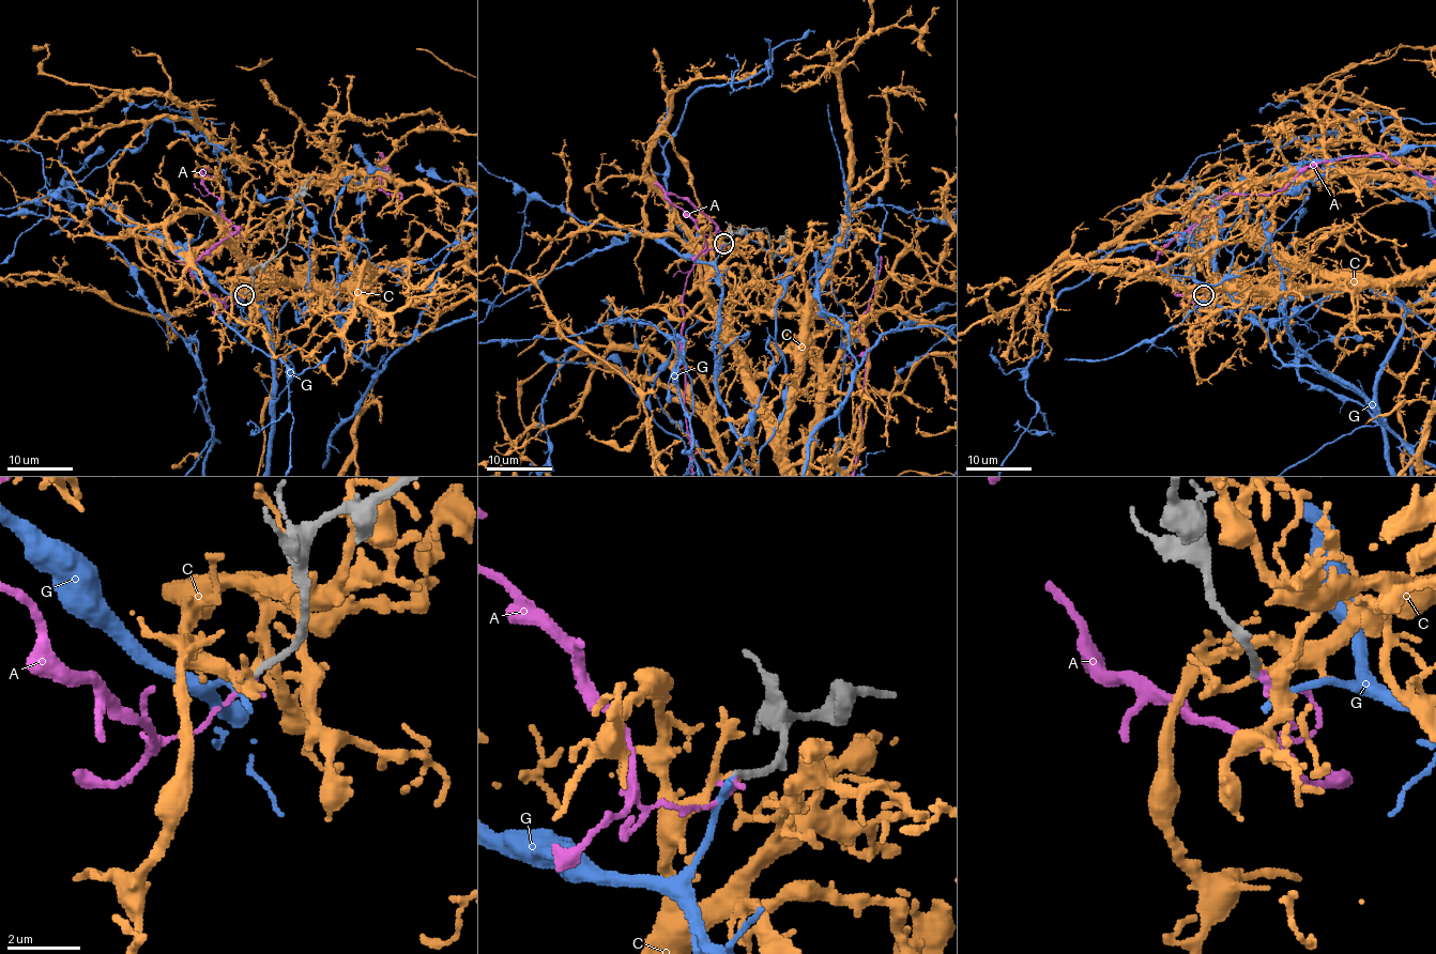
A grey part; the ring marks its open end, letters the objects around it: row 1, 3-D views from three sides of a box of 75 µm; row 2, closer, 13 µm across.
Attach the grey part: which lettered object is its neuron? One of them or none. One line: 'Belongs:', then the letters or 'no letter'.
Belongs: G

